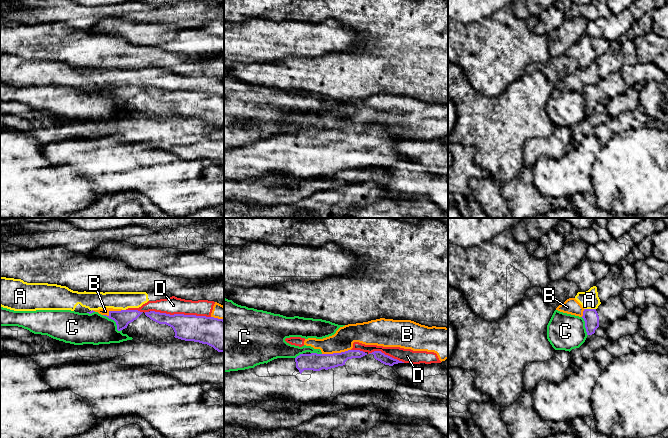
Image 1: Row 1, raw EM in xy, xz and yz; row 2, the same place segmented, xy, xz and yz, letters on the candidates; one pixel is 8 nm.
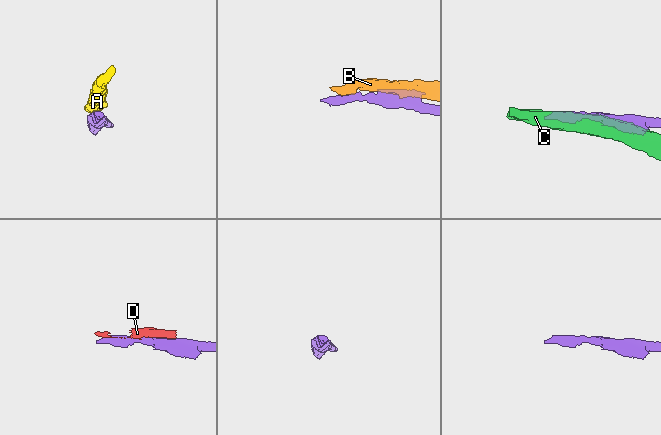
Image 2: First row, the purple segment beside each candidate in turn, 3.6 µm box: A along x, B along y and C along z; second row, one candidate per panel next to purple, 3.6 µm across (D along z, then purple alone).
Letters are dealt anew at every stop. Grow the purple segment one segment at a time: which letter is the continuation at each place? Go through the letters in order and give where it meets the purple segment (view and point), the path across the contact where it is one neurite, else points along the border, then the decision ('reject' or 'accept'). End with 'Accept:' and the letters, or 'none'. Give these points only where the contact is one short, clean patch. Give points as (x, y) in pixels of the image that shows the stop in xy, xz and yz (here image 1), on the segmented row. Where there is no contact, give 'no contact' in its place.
A: meets purple in yz at (590, 309); border along yz (584, 308), (595, 309); reject
B: meets purple in xz at (336, 353); reject
C: meets purple in xy at (114, 320); reject
D: meets purple in xy at (180, 314); reject
Accept: none

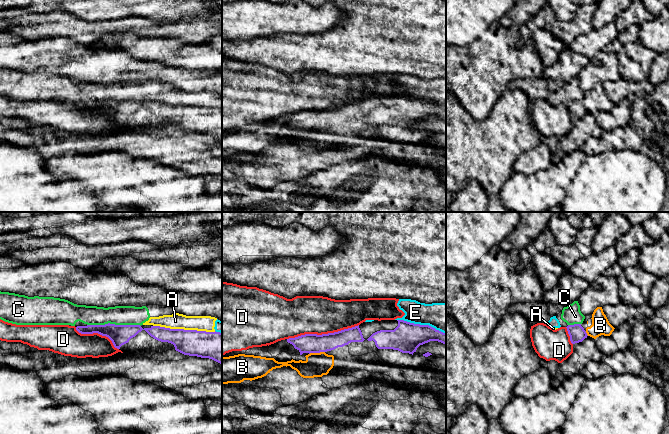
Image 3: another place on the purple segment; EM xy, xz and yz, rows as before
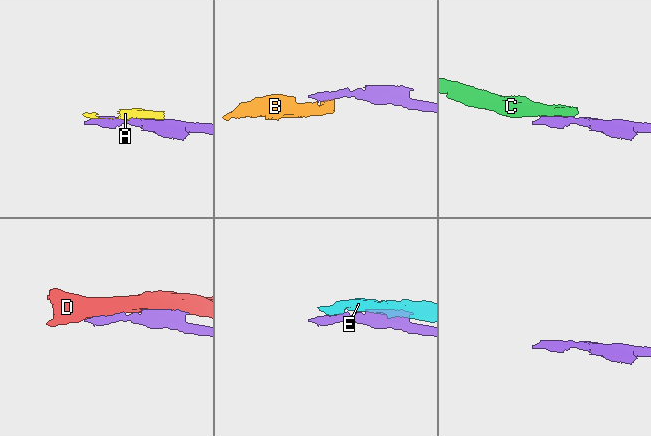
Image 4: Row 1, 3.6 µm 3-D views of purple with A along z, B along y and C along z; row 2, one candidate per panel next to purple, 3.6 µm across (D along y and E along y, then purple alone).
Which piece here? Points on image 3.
A: meets purple in xy at (183, 329); reject
B: meets purple in xz at (316, 352); runs through xz (309, 343), (316, 352), (317, 364); accept
C: meets purple in xy at (114, 324); border along xy (87, 324), (114, 323), (138, 324), (140, 326); reject
D: meets purple in xz at (322, 334); reject
E: meets purple in xz at (421, 325); reject
Accept: B

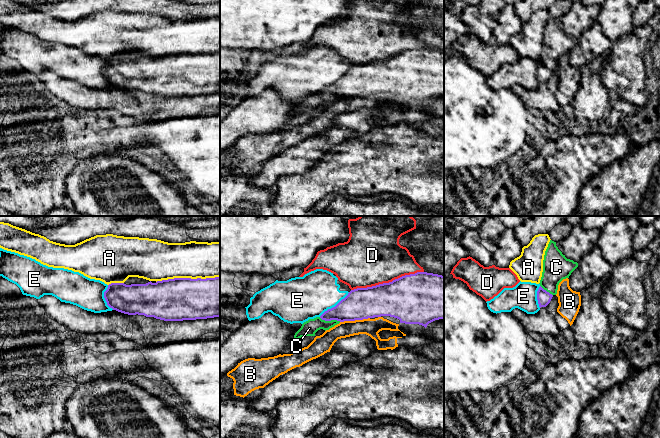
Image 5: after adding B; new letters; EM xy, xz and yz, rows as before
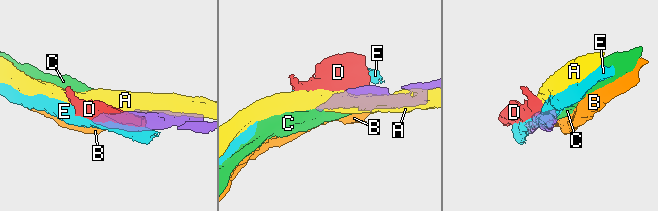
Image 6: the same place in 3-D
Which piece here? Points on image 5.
A: meets purple in xy at (187, 278); reject
B: meets purple in xz at (354, 320); reject
C: meets purple in xz at (330, 320); accept
D: meets purple in xz at (387, 283); reject
E: meets purple in xz at (335, 306); border along xz (349, 292), (334, 306), (328, 308), (319, 316); reject
Accept: C

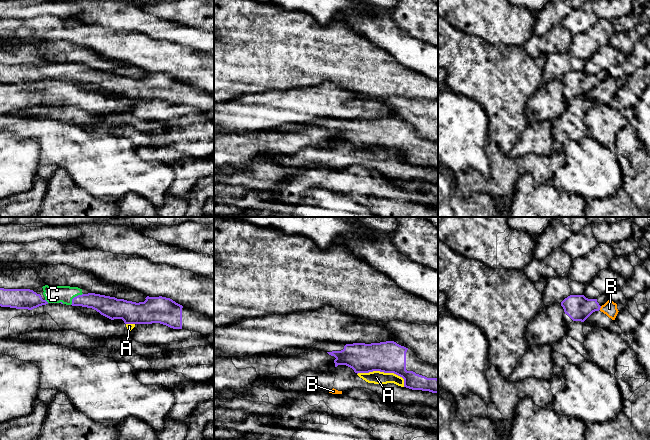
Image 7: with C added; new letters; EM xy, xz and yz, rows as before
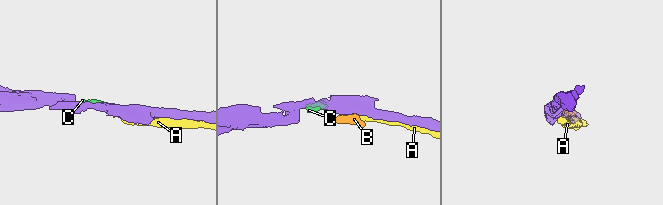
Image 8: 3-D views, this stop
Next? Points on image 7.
A: meets purple in xz at (384, 372); reject
B: meets purple in yz at (600, 307); border along yz (601, 306), (599, 309); reject
C: meets purple in xy at (74, 297); accept
Accept: C

